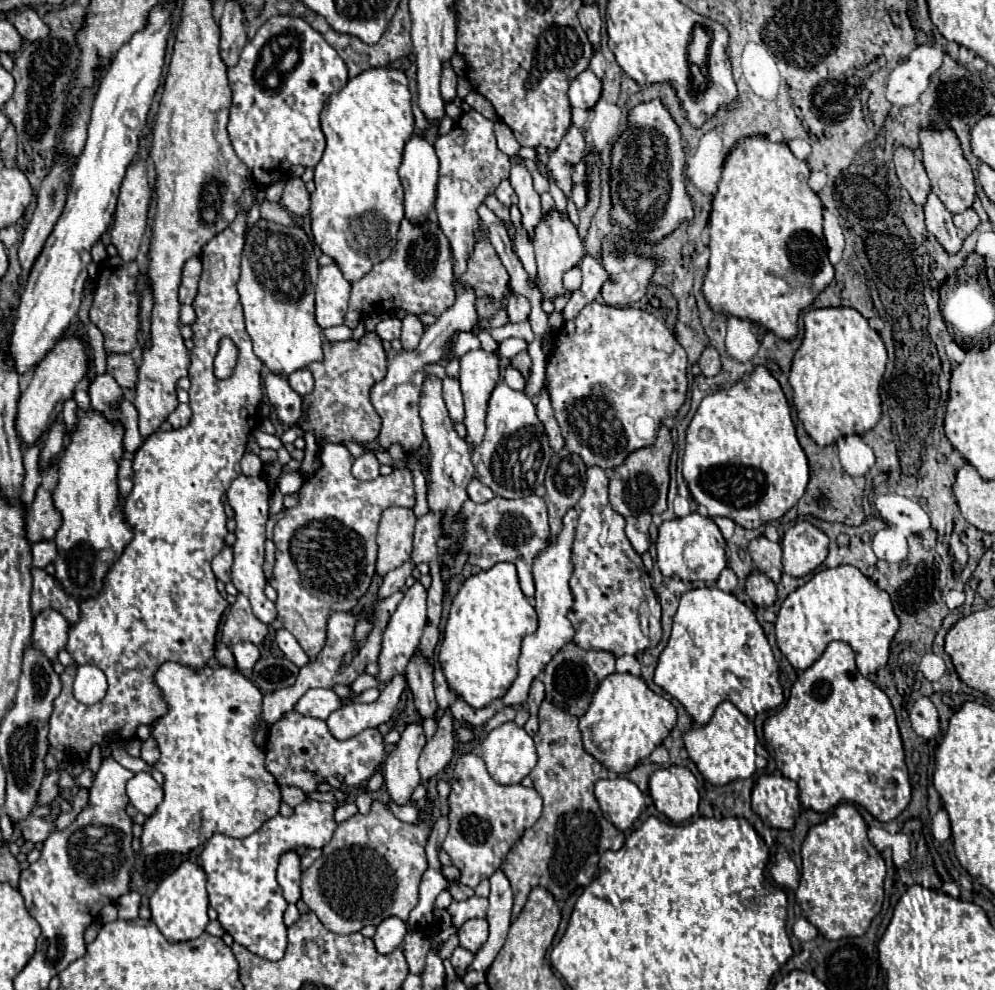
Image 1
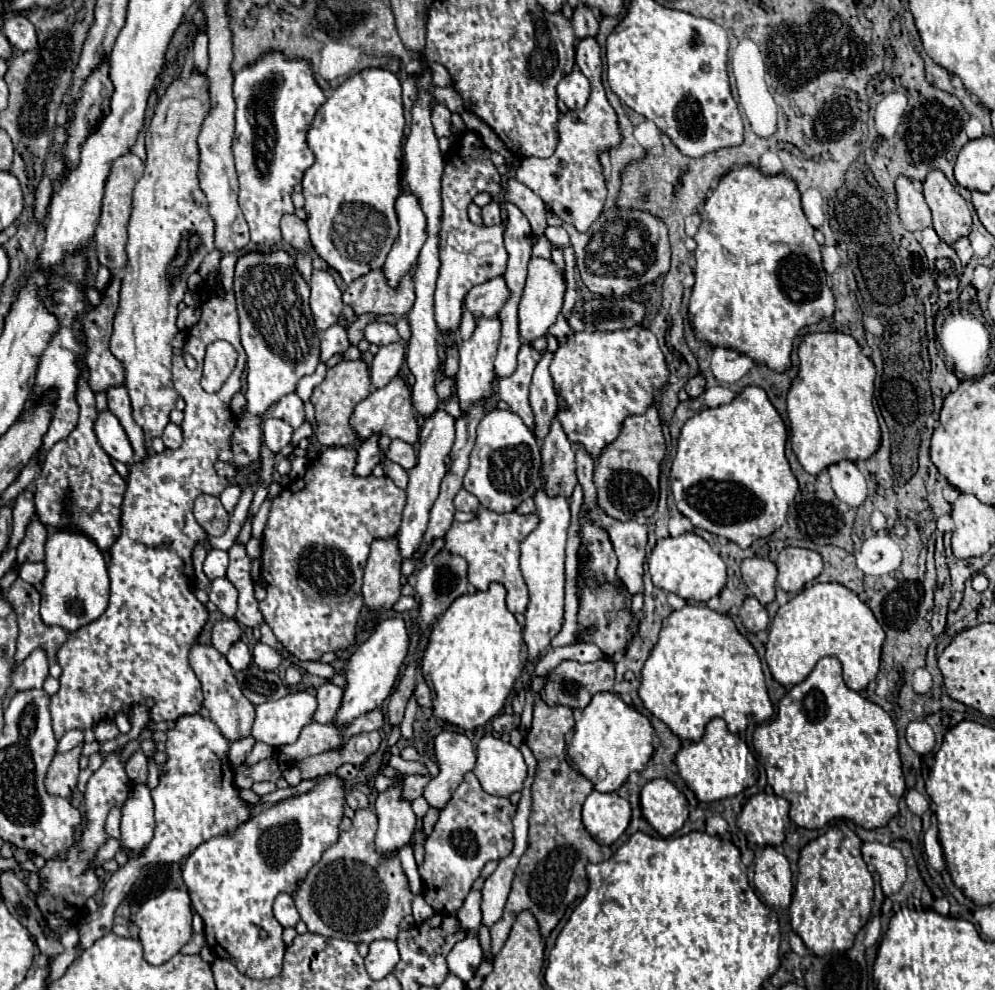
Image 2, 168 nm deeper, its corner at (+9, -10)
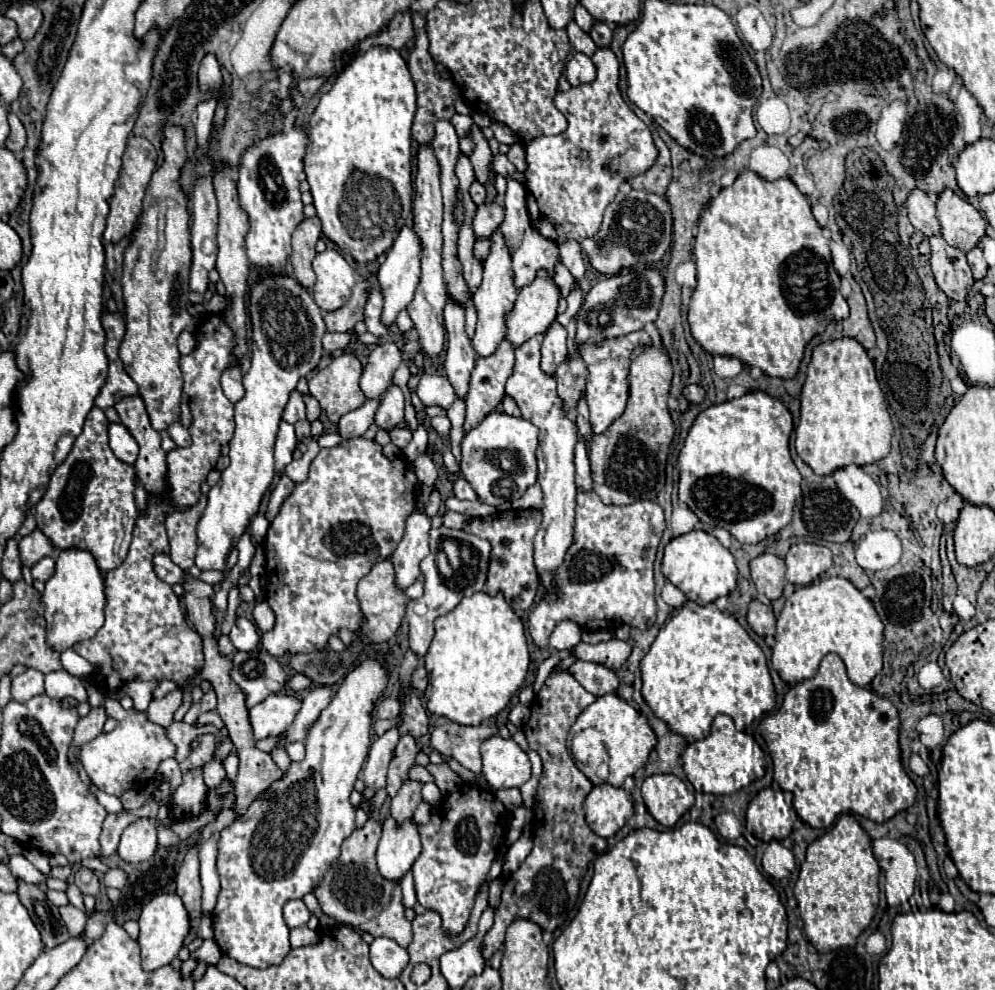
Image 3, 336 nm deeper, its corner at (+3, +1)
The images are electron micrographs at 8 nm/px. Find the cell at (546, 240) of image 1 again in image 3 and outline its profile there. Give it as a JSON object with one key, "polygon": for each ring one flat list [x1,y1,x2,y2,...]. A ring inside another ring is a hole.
{"polygon":[[547,268,537,272,537,278,519,290,513,312,507,316,507,340,513,346,523,344,535,334,547,332,557,316,561,292]]}

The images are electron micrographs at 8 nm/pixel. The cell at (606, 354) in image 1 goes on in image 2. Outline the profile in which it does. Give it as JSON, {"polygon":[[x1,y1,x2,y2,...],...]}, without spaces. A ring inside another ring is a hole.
{"polygon":[[633,327,633,331,615,331,615,333,573,333,569,335,567,345,555,351,555,359,551,363,551,375,555,381,555,389,559,389,569,403,569,411,559,411,557,419,561,421,571,443,583,443,591,457,597,457,607,443,617,439,621,431,621,423,629,415,645,413,649,405,655,401,655,389,661,389,667,383,669,371,665,357,657,345,657,337,645,327]]}

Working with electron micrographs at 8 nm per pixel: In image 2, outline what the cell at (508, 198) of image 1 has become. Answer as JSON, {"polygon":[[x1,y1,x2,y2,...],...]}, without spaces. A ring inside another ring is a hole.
{"polygon":[[491,201,489,205,485,205,485,207,483,207,481,217,483,217,483,225,485,225,485,227,501,223,501,209,499,209,497,201]]}

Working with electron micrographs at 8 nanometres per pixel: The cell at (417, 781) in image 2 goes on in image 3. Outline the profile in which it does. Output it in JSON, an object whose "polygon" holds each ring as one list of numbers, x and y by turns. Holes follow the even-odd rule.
{"polygon":[[405,780,397,796,391,800,391,816,397,822,403,822,413,816,415,808,421,804,421,788,423,782,417,780]]}

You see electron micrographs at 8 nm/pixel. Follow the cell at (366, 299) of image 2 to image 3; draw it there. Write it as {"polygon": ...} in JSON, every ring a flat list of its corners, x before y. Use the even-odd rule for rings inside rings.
{"polygon":[[371,278,357,282,351,300,343,308,325,314,325,324,329,332,351,332,355,324,363,320,363,304,367,304,369,288,373,288]]}

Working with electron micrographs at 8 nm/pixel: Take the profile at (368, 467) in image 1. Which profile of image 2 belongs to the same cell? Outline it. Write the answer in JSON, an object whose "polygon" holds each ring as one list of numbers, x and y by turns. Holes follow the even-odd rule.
{"polygon":[[373,433,369,439,365,439,359,447,357,447,359,459,357,459,357,467,355,473,365,477,371,473,371,469,381,461,381,449,379,449,379,435]]}

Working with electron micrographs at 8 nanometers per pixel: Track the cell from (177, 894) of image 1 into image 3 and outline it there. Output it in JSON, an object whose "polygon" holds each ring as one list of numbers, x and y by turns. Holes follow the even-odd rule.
{"polygon":[[163,894,155,896,155,900,147,902,141,916,139,916,139,946,141,946,141,958,145,970,157,970,165,964,171,964,171,960,177,956,177,952,183,946,183,938,189,932,189,916,187,910,177,894]]}

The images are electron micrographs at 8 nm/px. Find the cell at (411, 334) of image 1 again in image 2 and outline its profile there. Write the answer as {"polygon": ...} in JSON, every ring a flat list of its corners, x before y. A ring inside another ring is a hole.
{"polygon":[[391,343,391,345,379,347,379,353,373,357,373,363,369,367,373,389,385,387,399,373,403,359,405,359,403,343]]}

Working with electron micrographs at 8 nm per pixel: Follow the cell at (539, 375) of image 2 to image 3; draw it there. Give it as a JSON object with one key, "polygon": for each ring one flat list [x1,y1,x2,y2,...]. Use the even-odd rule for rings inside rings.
{"polygon":[[553,322,551,328,545,332,545,340,541,346,541,368,543,372,547,372,549,376,555,374,555,368,567,358,567,330]]}

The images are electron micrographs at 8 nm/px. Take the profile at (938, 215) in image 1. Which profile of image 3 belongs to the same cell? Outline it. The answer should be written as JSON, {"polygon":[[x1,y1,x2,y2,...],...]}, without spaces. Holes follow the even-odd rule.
{"polygon":[[931,236,931,270,937,286,953,300,965,300,975,278,967,264,965,252,951,248,943,236]]}

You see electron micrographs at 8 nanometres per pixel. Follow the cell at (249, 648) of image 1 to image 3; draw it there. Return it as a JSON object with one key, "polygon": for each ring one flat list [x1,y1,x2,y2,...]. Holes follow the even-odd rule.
{"polygon":[[237,618,235,626,229,632,229,638,233,642,233,646,241,652,251,652,257,648,259,644,259,634,253,622,249,622,247,618]]}

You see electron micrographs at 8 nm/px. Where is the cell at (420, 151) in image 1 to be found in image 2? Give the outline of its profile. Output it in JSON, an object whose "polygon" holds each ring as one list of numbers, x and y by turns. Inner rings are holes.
{"polygon":[[403,191,395,203,395,209,399,217,399,237,395,239,383,265,383,275,389,287,397,287,403,275,415,267,417,255,425,243,425,215,421,207,417,207,413,193]]}

